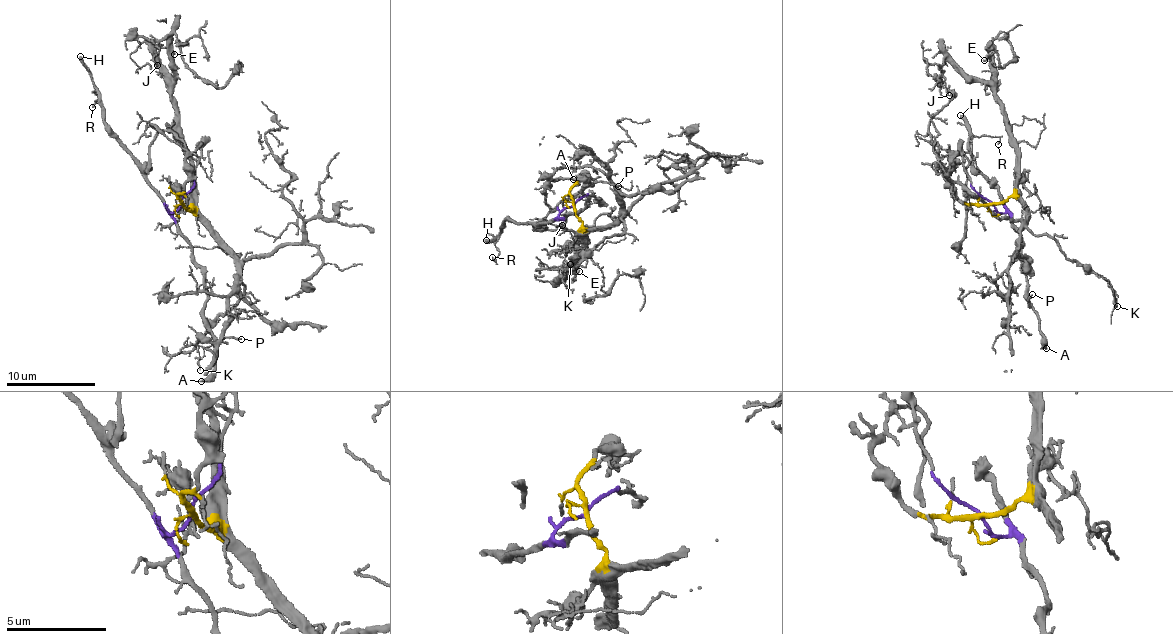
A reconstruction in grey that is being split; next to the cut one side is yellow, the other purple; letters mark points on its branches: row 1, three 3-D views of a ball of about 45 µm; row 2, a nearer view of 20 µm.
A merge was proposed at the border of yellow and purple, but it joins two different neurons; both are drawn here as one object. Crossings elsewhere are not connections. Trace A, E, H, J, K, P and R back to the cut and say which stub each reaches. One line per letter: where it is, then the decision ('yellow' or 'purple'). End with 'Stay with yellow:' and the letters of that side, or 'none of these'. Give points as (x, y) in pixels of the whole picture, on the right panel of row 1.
A: place (1046, 348); purple
E: place (984, 60); yellow
H: place (960, 115); purple
J: place (949, 95); yellow
K: place (1117, 306); yellow
P: place (1032, 294); purple
R: place (998, 144); purple
Stay with yellow: E, J, K

